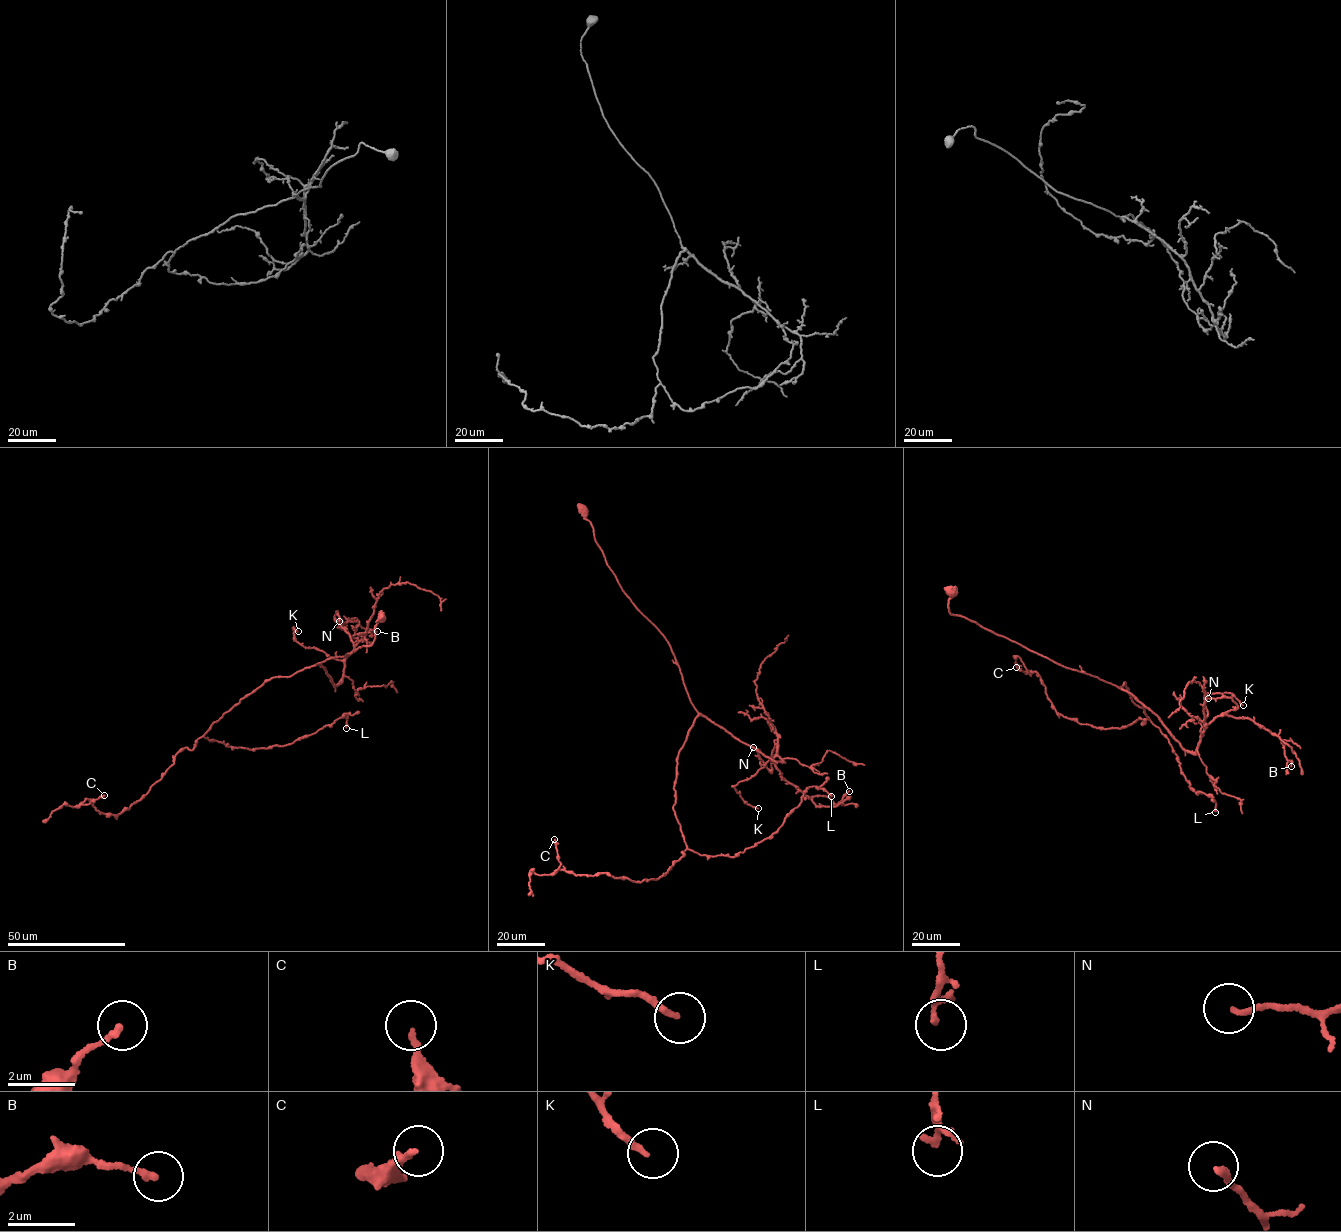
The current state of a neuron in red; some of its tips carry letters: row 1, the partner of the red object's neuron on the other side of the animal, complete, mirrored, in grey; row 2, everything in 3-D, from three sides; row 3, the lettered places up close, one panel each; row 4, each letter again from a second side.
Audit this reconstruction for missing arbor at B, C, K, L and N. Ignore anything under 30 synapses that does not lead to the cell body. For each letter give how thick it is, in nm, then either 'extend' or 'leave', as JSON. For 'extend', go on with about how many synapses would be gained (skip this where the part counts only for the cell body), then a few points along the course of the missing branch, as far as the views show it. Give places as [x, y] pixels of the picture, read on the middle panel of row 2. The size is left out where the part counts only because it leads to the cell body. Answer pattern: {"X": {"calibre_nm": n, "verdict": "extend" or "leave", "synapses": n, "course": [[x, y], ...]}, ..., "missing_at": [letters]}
{"B": {"calibre_nm": 170, "verdict": "leave"}, "C": {"calibre_nm": 170, "verdict": "leave"}, "K": {"calibre_nm": 170, "verdict": "leave"}, "L": {"calibre_nm": 150, "verdict": "leave"}, "N": {"calibre_nm": 180, "verdict": "leave"}, "missing_at": []}

